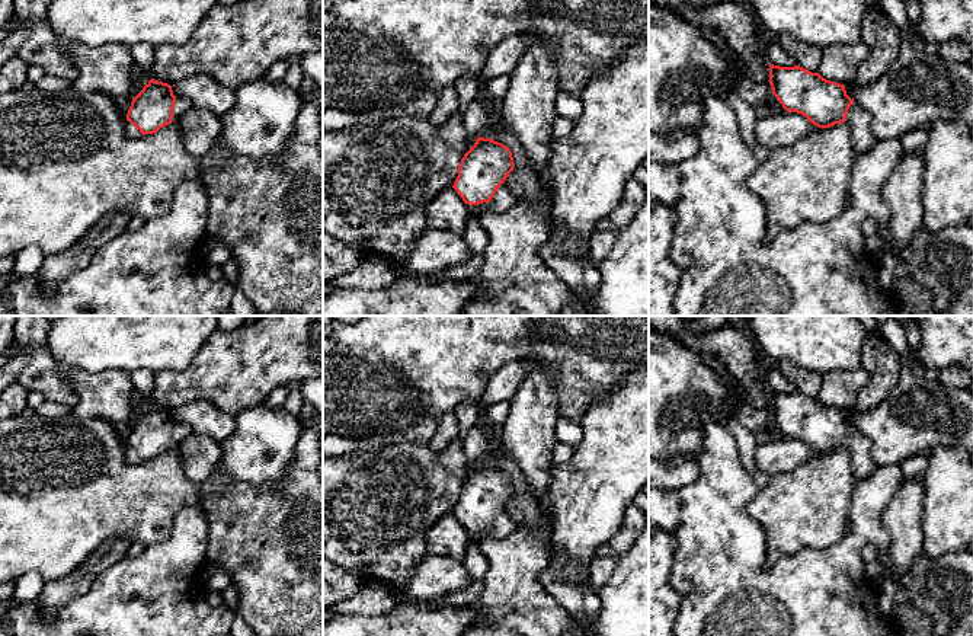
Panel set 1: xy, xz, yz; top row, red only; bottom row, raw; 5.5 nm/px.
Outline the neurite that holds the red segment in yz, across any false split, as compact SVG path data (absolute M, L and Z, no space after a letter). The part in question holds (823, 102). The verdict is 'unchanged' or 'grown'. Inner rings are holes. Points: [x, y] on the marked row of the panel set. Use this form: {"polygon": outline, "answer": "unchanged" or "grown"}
{"polygon": "M769 64L768 82L785 111L801 114L819 128L845 122L851 131L854 154L862 154L877 144L870 114L846 95L844 84L800 65L774 64Z", "answer": "grown"}

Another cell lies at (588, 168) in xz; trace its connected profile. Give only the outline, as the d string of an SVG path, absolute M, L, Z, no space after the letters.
M649 42L621 51L604 71L593 73L579 99L583 105L582 116L573 121L573 130L569 134L551 137L550 160L542 173L548 178L554 195L554 223L567 234L558 253L574 261L589 255L595 226L617 207L625 182L649 157Z

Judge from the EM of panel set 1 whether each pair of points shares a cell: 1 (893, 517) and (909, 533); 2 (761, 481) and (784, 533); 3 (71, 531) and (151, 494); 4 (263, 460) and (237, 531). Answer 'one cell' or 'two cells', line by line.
1: one cell
2: two cells
3: one cell
4: two cells

